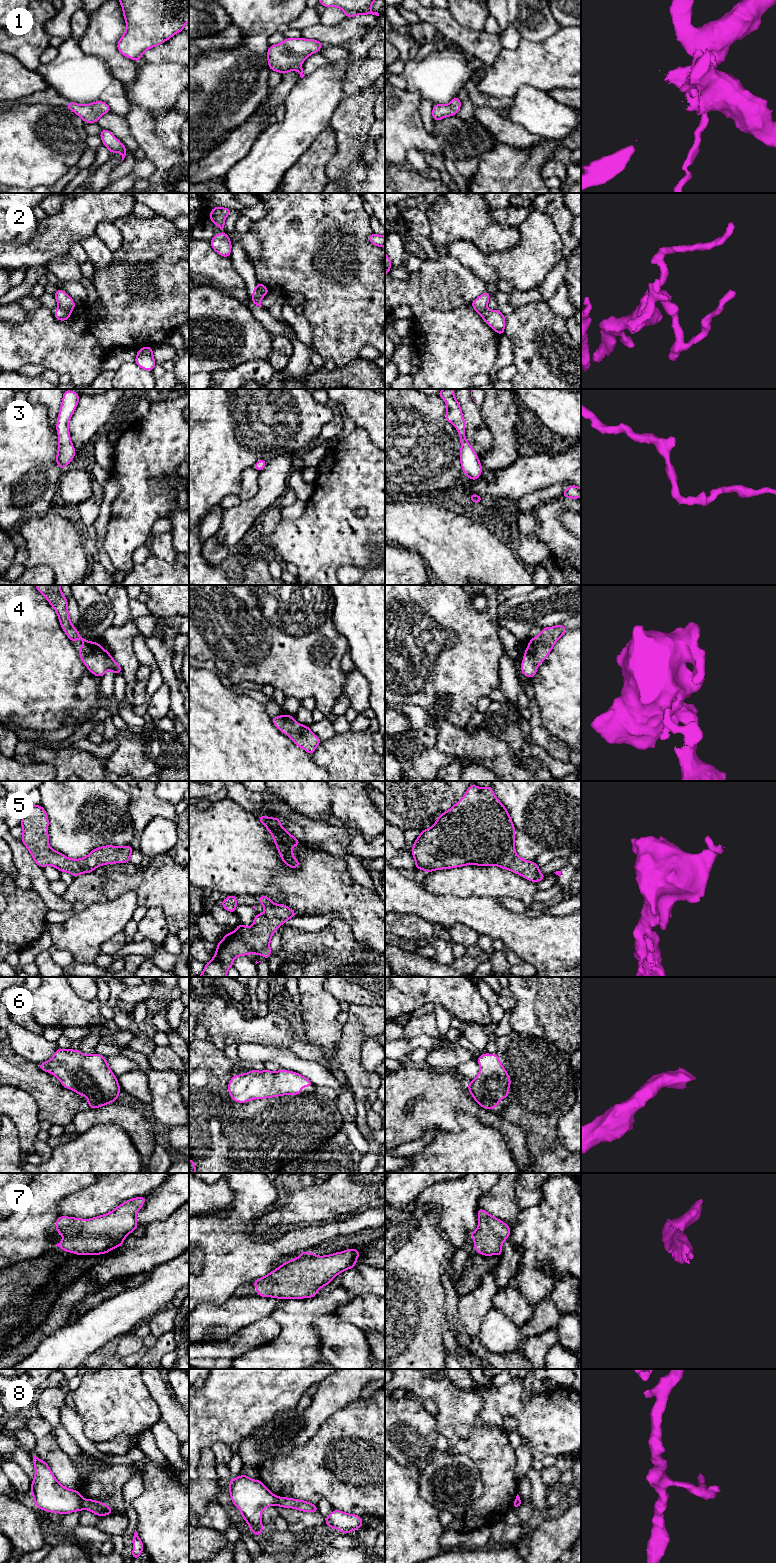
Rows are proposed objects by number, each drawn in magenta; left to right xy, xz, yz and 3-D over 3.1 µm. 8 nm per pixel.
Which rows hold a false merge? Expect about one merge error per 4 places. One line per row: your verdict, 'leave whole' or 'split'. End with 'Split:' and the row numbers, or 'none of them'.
1: leave whole
2: split
3: leave whole
4: leave whole
5: leave whole
6: leave whole
7: leave whole
8: split
Split: 2, 8

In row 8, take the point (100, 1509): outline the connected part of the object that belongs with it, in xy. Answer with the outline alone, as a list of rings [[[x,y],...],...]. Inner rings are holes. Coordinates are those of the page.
[[[83,1499],[82,1506],[83,1509],[91,1511],[99,1517],[114,1514],[113,1510],[108,1505],[100,1501]]]

